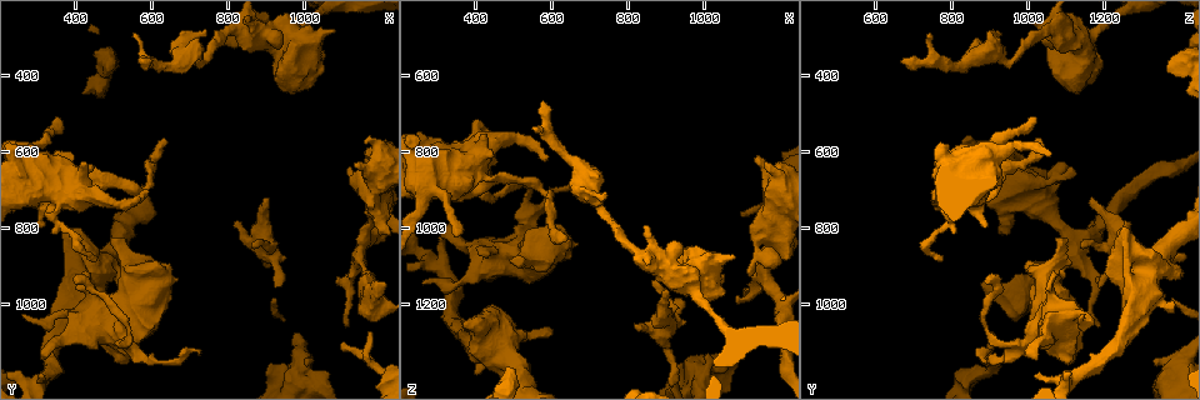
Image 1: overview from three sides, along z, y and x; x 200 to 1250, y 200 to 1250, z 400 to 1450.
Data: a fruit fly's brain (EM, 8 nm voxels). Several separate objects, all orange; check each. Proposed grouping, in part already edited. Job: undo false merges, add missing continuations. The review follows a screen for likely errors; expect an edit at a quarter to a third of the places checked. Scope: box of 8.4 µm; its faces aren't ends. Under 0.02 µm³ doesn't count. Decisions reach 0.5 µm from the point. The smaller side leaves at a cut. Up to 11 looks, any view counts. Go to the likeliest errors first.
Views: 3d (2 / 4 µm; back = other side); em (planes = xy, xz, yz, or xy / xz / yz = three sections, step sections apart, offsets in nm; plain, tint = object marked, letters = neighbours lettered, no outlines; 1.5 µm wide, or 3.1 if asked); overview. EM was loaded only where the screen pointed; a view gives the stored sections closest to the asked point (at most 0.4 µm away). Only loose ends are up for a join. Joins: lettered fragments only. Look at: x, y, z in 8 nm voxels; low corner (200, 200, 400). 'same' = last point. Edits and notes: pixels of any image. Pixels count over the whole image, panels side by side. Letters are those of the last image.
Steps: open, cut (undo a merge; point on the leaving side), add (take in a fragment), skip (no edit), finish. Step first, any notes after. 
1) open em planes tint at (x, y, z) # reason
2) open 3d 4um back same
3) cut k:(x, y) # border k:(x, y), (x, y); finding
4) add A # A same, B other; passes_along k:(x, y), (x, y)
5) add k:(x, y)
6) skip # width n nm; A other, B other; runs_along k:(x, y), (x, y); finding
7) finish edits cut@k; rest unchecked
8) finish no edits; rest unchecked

open 3d 4um at (485, 825, 1085) # thick end

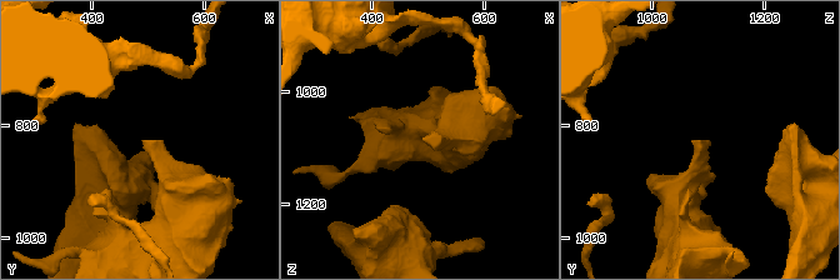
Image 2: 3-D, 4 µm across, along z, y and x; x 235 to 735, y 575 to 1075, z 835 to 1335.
open em xy step 4 plain at (490, 830, 1085) # now the EM

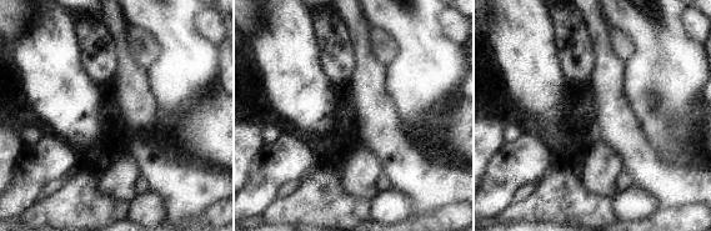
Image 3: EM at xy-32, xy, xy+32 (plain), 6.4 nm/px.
open em xy step 4 letters same

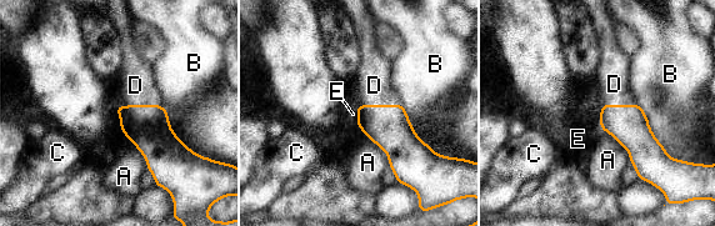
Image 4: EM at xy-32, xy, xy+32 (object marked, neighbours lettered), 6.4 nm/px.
add D # width 220 nm; A other, B other, C other, D same, E other; passes_along 4:(146, 126), (140, 105), (135, 85); it goes on there

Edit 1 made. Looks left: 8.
open 3d 4um at (1140, 635, 810) # branch stops here

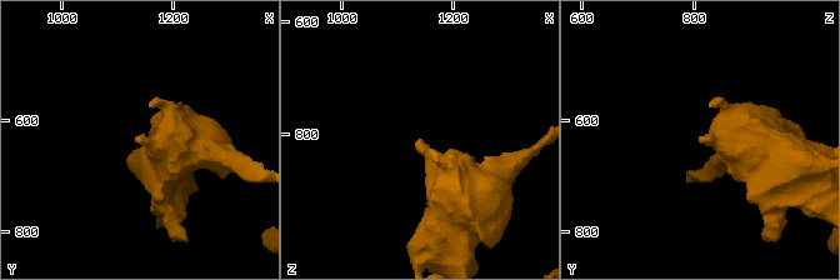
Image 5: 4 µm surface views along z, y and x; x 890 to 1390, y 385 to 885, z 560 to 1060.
open em planes tint at (1140, 635, 815) # shape alone is not enough

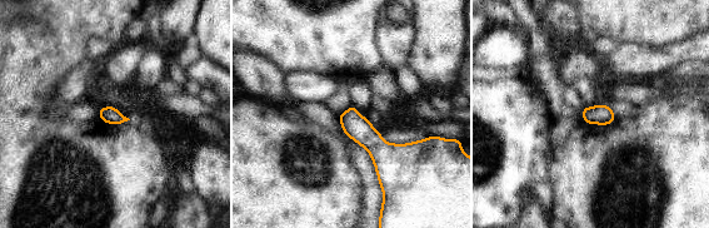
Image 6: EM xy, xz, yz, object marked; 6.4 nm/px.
open em planes letters same # what lies round it

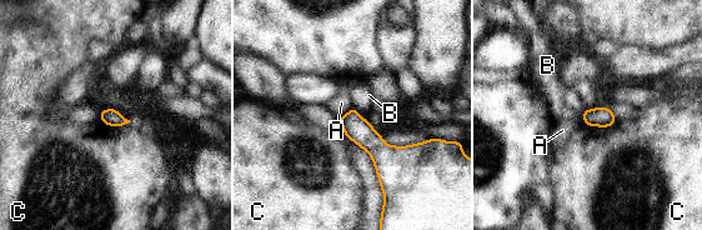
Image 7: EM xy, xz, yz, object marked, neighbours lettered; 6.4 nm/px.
skip # longest_contact C 220 nm; A other, B other, C other; none of them fits

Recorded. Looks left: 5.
open em planes letters at (355, 505, 1015)

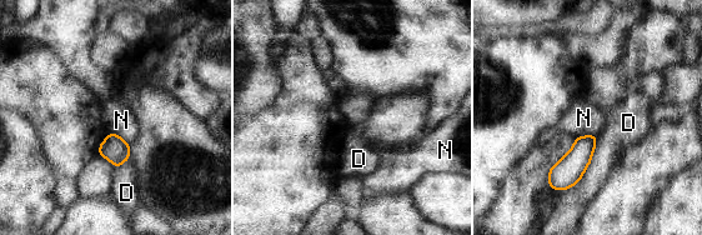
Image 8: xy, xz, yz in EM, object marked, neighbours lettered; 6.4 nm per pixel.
skip # width 150 nm; D other, N other; none of them fits

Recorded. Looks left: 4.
open em xy step 4 tint at (815, 780, 1250) # free end

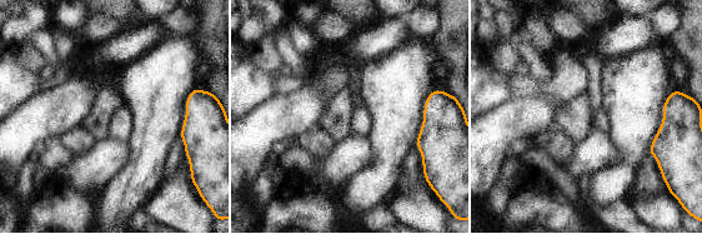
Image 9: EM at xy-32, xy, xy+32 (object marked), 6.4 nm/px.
open em planes letters same

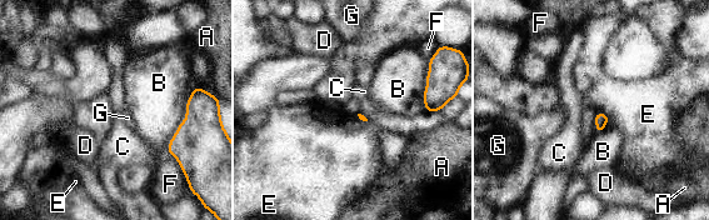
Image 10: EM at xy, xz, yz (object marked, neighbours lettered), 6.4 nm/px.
skip # A other, B other, C other, D other, E other, F other, G other; none of them fits

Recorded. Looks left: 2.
finish edits add@4; rest unchecked

